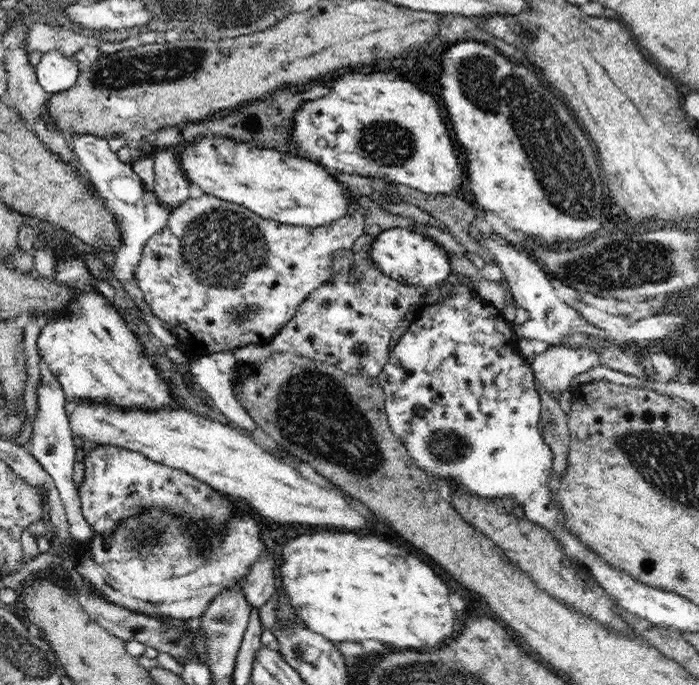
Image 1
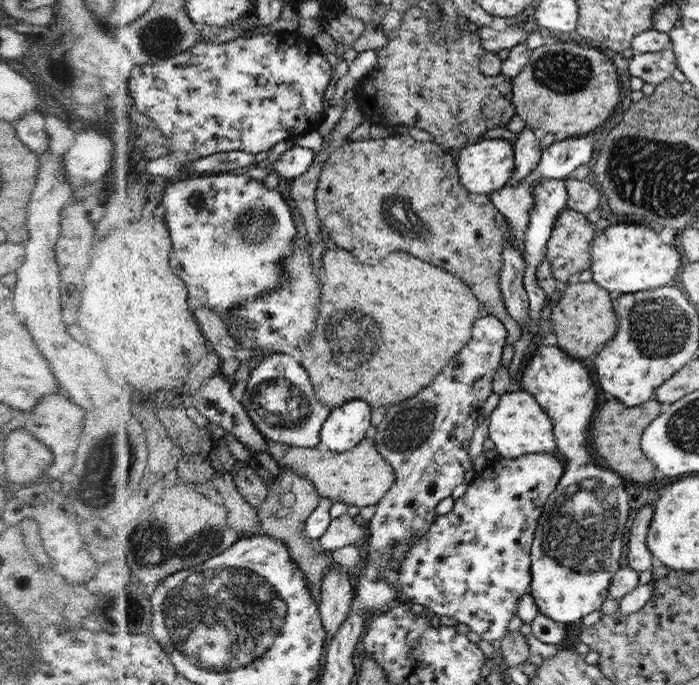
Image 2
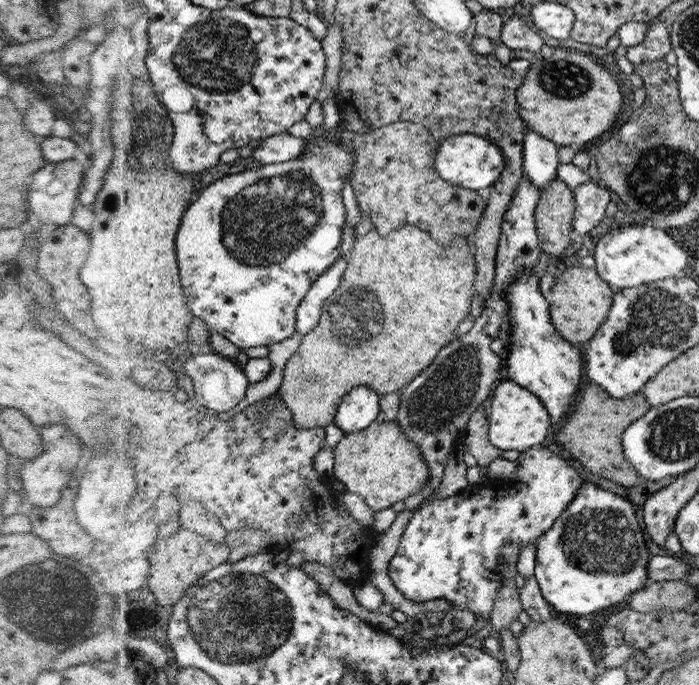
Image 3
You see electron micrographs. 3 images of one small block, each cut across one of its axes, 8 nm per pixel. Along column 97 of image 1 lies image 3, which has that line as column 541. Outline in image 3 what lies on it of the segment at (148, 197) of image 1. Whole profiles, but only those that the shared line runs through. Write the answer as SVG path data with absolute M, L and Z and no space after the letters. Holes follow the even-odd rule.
M531 130L524 137L523 169L534 185L538 185L540 194L556 179L558 168L558 145Z

